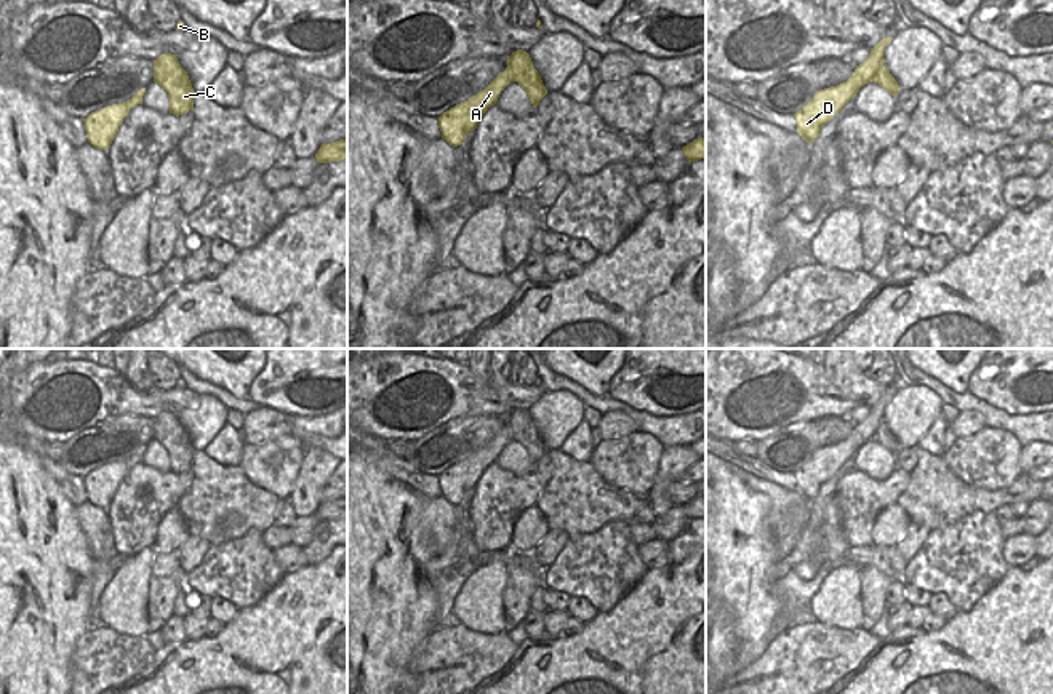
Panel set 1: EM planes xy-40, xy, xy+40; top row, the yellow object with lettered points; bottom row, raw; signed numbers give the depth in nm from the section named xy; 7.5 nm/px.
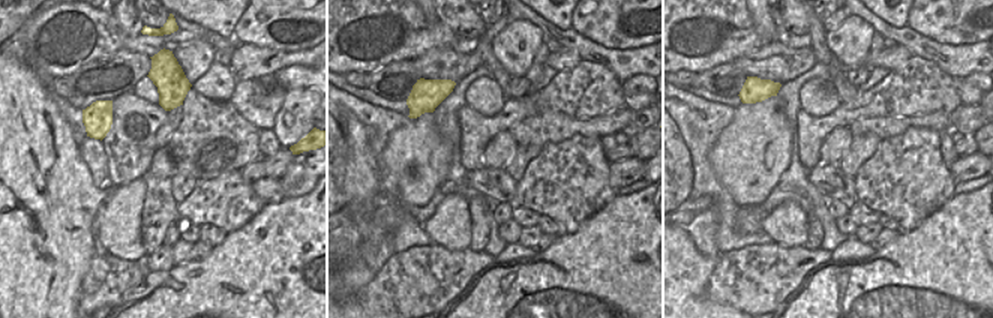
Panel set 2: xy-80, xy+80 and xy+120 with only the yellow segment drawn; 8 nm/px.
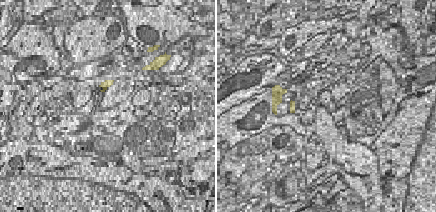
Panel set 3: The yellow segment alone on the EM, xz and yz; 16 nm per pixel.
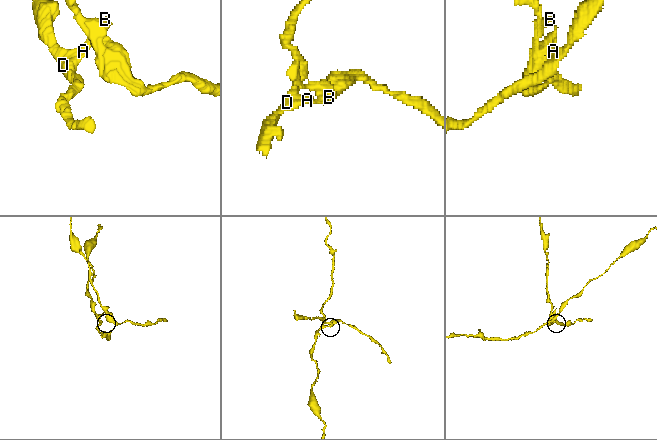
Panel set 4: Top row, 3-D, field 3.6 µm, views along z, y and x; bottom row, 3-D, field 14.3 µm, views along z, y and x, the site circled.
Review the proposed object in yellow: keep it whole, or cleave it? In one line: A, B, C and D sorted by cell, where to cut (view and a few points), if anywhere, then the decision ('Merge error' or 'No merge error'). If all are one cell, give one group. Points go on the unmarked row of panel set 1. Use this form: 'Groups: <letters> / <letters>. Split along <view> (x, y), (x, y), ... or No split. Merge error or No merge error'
Groups: A D / B C. Split along xy+40 (855, 429), (866, 440). Merge error.

